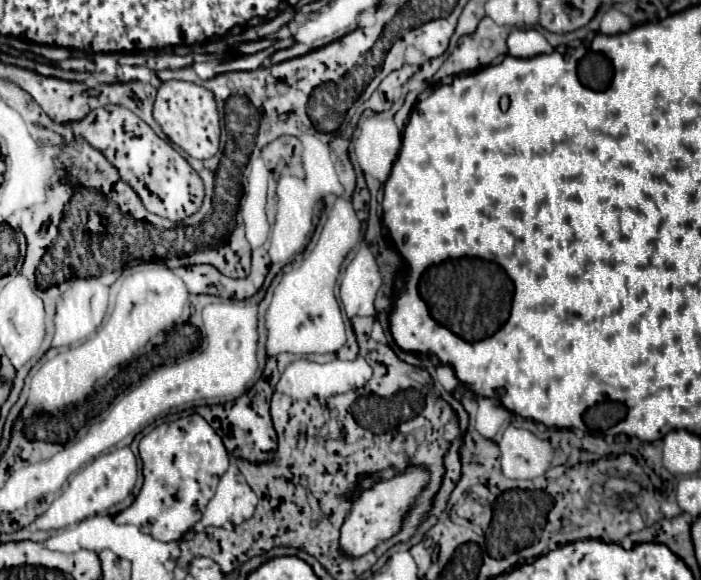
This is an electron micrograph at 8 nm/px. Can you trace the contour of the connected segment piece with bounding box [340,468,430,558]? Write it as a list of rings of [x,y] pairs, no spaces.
[[[408,468],[406,472],[392,474],[388,480],[378,482],[370,490],[362,490],[352,504],[352,510],[348,512],[346,522],[340,530],[340,546],[348,556],[362,556],[370,552],[380,540],[388,540],[400,530],[400,522],[406,514],[406,510],[412,506],[414,498],[420,494],[420,490],[426,486],[430,474],[422,468]]]

